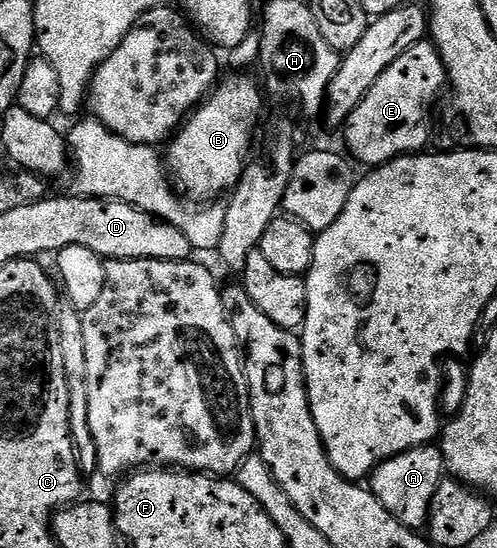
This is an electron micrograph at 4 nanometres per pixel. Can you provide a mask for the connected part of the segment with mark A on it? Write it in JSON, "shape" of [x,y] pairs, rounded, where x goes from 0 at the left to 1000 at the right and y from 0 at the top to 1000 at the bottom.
{"shape":[[[881,812],[831,816],[781,841],[767,845],[753,865],[742,869],[744,896],[805,951],[827,969],[847,971],[865,953],[865,923],[869,907],[877,907],[877,892],[893,872],[889,819]]]}

